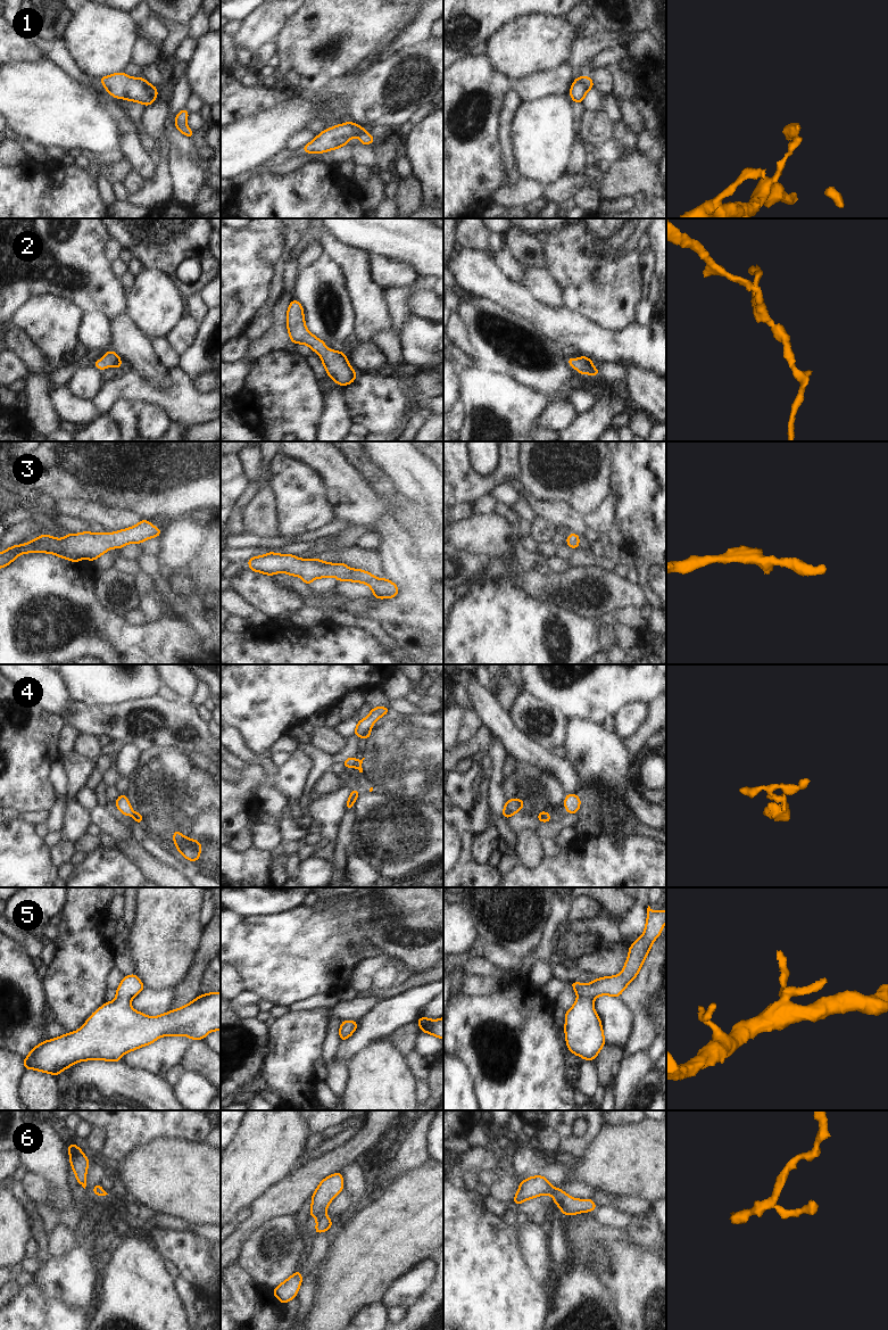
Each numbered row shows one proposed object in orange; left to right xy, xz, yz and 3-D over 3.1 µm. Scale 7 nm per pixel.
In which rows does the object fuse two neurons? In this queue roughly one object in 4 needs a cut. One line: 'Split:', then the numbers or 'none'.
Split: 1, 4

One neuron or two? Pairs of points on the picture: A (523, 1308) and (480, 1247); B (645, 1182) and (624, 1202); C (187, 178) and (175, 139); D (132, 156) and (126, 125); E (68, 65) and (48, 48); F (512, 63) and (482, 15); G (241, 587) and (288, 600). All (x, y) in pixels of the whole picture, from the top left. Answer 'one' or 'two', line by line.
A: one
B: two
C: one
D: one
E: one
F: two
G: one

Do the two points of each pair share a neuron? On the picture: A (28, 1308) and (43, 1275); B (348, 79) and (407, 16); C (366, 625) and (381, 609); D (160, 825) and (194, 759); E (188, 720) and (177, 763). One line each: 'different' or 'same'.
A: different
B: same
C: different
D: same
E: different

